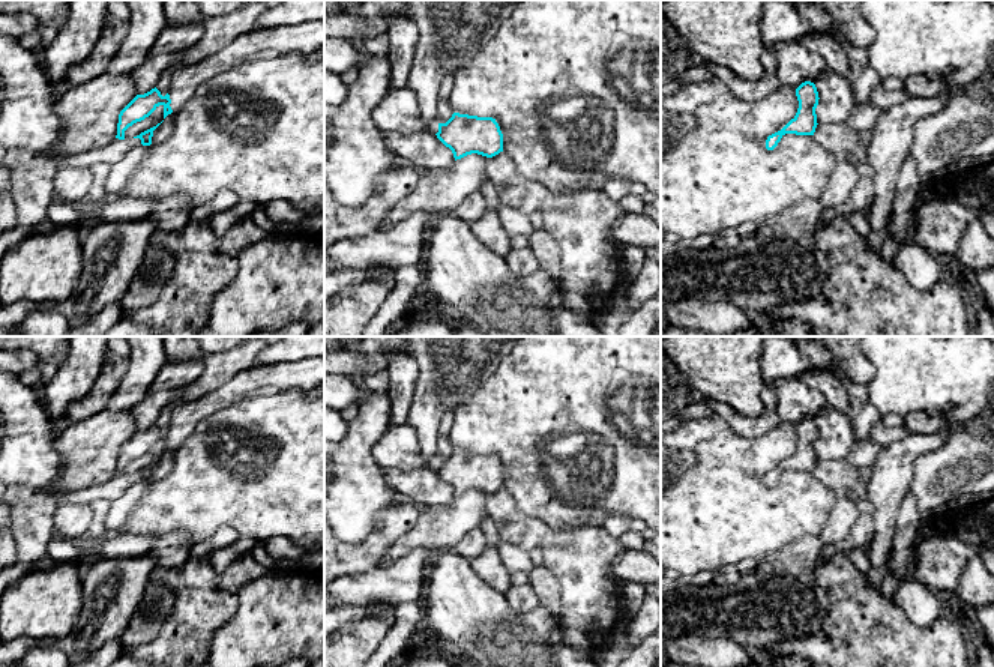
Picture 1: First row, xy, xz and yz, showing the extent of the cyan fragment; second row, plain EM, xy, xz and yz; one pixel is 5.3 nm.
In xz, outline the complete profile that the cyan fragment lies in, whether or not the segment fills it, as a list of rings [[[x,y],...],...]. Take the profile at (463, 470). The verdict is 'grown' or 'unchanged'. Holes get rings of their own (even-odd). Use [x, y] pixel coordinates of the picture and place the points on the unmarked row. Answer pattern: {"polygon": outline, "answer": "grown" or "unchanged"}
{"polygon": [[[453,449],[446,460],[438,460],[437,475],[452,487],[455,497],[467,491],[477,490],[492,494],[503,488],[503,470],[492,454],[477,454]]], "answer": "unchanged"}

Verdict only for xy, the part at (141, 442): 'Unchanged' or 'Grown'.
Grown

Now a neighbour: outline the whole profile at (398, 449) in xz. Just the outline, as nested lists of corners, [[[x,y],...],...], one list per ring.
[[[390,424],[374,446],[377,466],[384,470],[413,470],[423,466],[417,431],[408,424]]]

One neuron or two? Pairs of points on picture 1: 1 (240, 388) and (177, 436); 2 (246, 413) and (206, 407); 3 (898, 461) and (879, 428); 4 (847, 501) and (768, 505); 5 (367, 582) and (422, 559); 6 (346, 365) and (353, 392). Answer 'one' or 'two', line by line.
1: one
2: two
3: two
4: two
5: one
6: two

